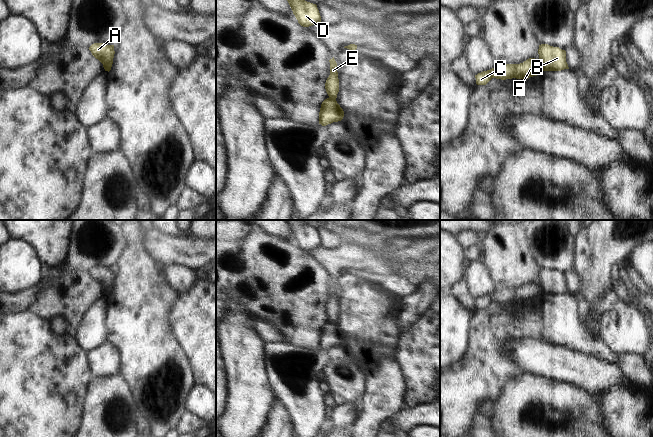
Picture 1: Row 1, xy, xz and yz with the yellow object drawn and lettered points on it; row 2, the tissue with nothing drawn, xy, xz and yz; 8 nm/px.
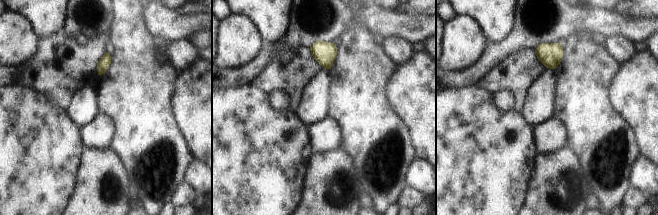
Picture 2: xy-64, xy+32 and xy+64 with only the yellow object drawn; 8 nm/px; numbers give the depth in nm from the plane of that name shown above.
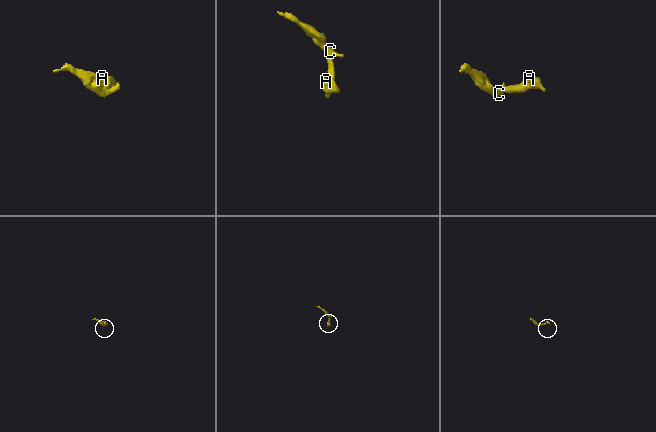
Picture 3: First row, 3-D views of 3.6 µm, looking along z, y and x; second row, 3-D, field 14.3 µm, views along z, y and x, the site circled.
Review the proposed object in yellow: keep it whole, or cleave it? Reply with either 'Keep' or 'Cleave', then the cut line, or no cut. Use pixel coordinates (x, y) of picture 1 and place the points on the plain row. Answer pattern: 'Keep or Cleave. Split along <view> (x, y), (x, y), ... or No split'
Cleave. Split along yz (538, 283), (542, 294).

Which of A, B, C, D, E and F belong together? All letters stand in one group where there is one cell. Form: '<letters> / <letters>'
A B / C D E F

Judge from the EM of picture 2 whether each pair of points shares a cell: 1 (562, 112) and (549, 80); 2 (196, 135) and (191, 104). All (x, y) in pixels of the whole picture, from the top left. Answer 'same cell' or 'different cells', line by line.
1: different cells
2: same cell

